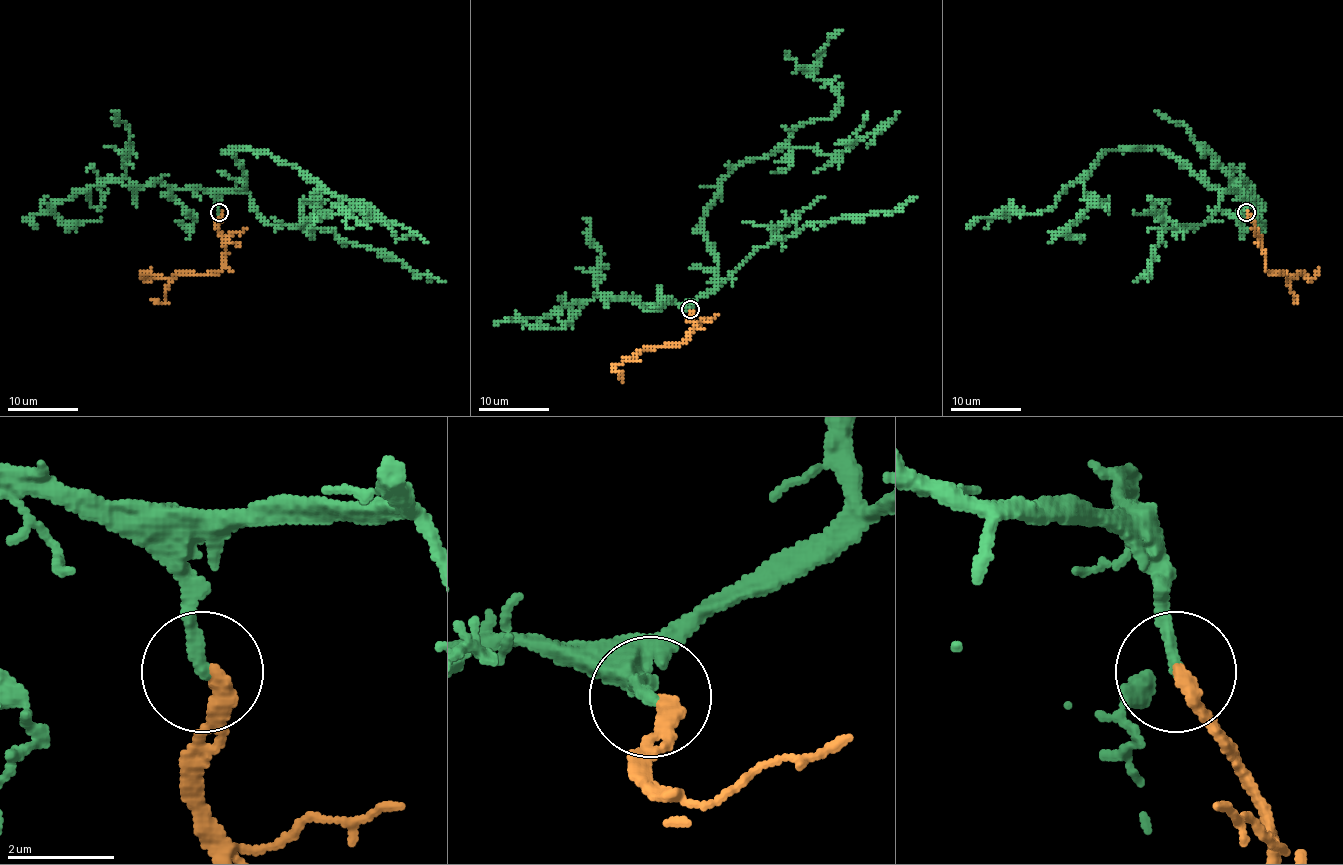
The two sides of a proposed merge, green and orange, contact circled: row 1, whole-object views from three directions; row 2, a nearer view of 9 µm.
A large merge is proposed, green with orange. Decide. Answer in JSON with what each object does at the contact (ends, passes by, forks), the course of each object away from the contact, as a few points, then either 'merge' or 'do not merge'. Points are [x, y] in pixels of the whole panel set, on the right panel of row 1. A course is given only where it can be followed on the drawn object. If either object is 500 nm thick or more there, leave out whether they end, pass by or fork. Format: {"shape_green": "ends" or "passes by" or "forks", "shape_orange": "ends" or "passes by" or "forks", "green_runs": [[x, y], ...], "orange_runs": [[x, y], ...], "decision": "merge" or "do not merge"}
{"shape_green": "ends", "shape_orange": "ends", "green_runs": [[1246, 211], [1238, 192], [1209, 188], [1158, 147], [1120, 147], [1103, 153], [1051, 208], [1000, 211], [966, 227]], "orange_runs": [[1246, 211], [1257, 229], [1269, 272], [1287, 277], [1300, 272], [1310, 279], [1319, 268]], "decision": "merge"}

